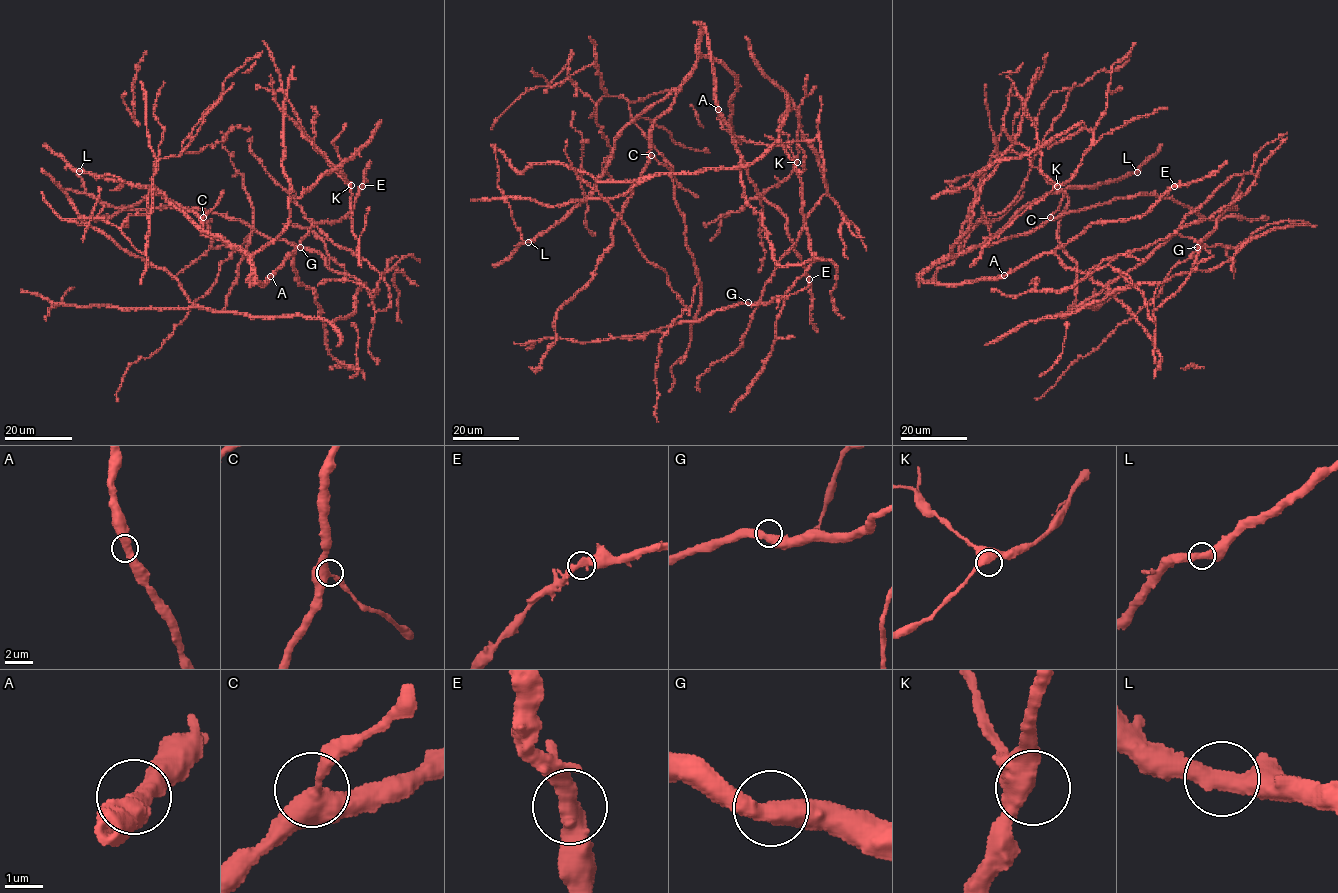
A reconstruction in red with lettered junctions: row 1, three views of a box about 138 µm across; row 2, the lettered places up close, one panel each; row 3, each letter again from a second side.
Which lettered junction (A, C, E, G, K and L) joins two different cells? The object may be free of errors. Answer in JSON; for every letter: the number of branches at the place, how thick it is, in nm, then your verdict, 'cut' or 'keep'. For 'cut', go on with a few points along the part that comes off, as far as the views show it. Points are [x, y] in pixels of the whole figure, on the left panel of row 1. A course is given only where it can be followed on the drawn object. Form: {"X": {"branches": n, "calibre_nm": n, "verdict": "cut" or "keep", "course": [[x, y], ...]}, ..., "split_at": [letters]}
{"A": {"branches": 2, "calibre_nm": 480, "verdict": "keep"}, "C": {"branches": 2, "calibre_nm": 550, "verdict": "keep"}, "E": {"branches": 2, "calibre_nm": 480, "verdict": "keep"}, "G": {"branches": 2, "calibre_nm": 480, "verdict": "keep"}, "K": {"branches": 2, "calibre_nm": 500, "verdict": "keep"}, "L": {"branches": 2, "calibre_nm": 480, "verdict": "keep"}, "split_at": []}

